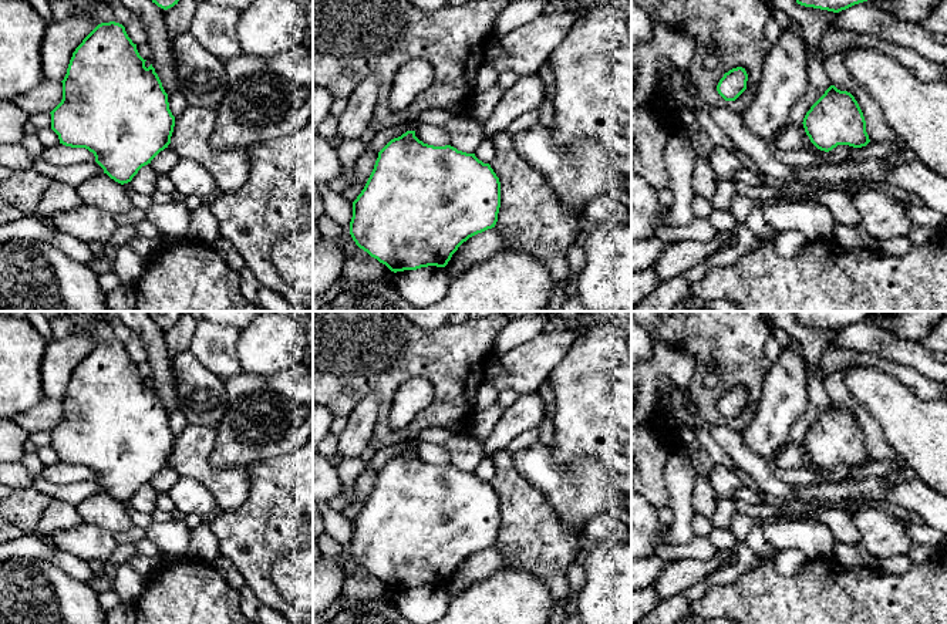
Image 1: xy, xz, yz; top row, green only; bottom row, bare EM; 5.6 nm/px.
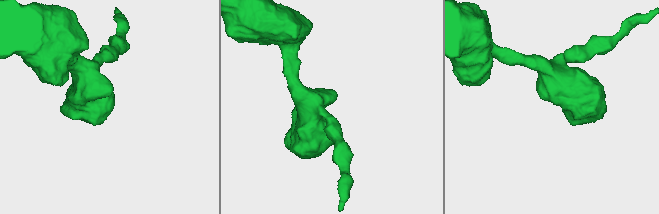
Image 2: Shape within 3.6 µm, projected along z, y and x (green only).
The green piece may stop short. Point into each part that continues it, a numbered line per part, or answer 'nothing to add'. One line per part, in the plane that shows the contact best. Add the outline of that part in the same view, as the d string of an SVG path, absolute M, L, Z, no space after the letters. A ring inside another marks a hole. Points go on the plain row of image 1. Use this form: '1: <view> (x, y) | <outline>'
nothing to add

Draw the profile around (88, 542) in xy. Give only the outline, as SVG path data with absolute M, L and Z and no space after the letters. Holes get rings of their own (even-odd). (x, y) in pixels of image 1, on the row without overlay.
M81 523L73 530L57 532L51 540L58 549L87 561L101 560L105 563L119 547L114 533L88 523Z

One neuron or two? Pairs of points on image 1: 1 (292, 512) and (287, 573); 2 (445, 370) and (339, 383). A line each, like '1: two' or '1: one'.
1: two
2: one

